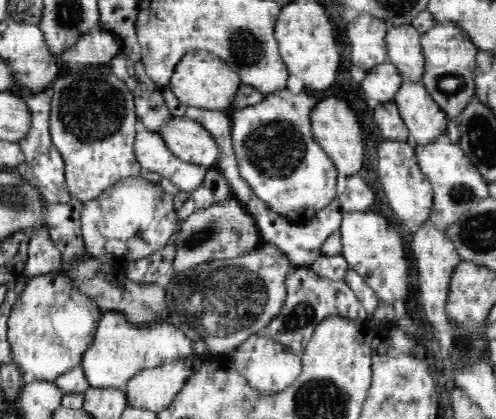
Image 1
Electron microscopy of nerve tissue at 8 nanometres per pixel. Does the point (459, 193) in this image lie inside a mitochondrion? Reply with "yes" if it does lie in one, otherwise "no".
yes

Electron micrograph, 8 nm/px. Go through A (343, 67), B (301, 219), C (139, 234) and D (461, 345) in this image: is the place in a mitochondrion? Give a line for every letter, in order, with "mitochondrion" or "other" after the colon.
A: other
B: other
C: mitochondrion
D: mitochondrion

